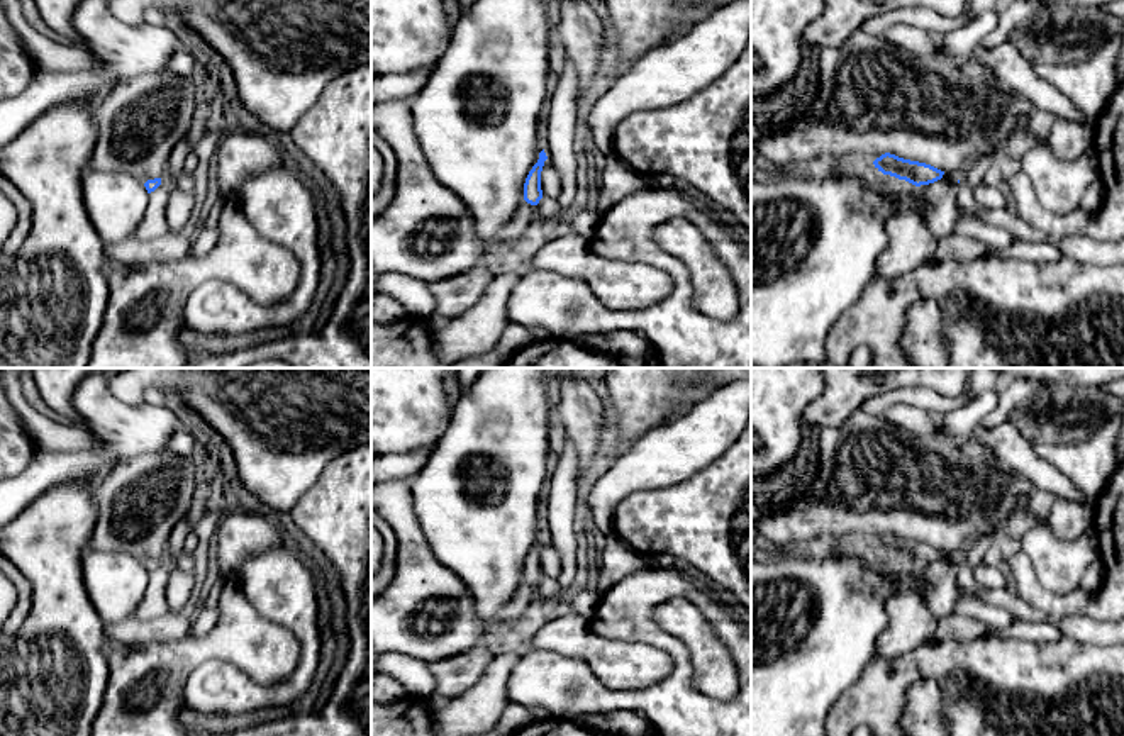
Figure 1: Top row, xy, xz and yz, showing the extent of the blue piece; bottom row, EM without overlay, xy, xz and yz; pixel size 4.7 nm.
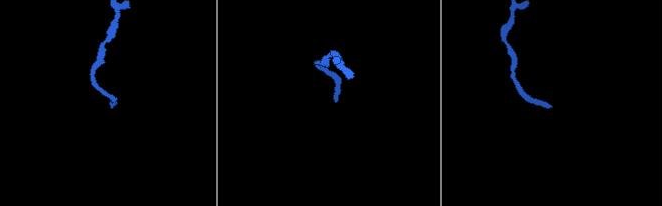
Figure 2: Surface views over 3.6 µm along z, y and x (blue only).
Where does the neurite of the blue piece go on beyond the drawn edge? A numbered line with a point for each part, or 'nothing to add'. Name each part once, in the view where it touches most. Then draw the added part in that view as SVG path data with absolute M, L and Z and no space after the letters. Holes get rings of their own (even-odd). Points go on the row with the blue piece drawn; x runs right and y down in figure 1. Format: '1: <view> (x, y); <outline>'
nothing to add

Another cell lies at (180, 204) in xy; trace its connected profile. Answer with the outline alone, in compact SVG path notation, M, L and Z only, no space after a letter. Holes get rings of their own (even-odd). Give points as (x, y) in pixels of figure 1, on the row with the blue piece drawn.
M178 185L171 190L164 209L170 232L183 232L193 212L193 205L195 200L192 193L181 192Z

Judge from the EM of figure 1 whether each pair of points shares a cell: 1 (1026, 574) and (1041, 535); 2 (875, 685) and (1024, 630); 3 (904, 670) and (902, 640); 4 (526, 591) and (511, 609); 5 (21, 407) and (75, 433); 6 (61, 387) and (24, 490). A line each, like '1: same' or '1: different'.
1: different
2: different
3: different
4: same
5: same
6: different

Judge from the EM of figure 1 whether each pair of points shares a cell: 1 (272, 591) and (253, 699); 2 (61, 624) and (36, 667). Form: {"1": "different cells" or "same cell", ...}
{"1": "same cell", "2": "same cell"}

